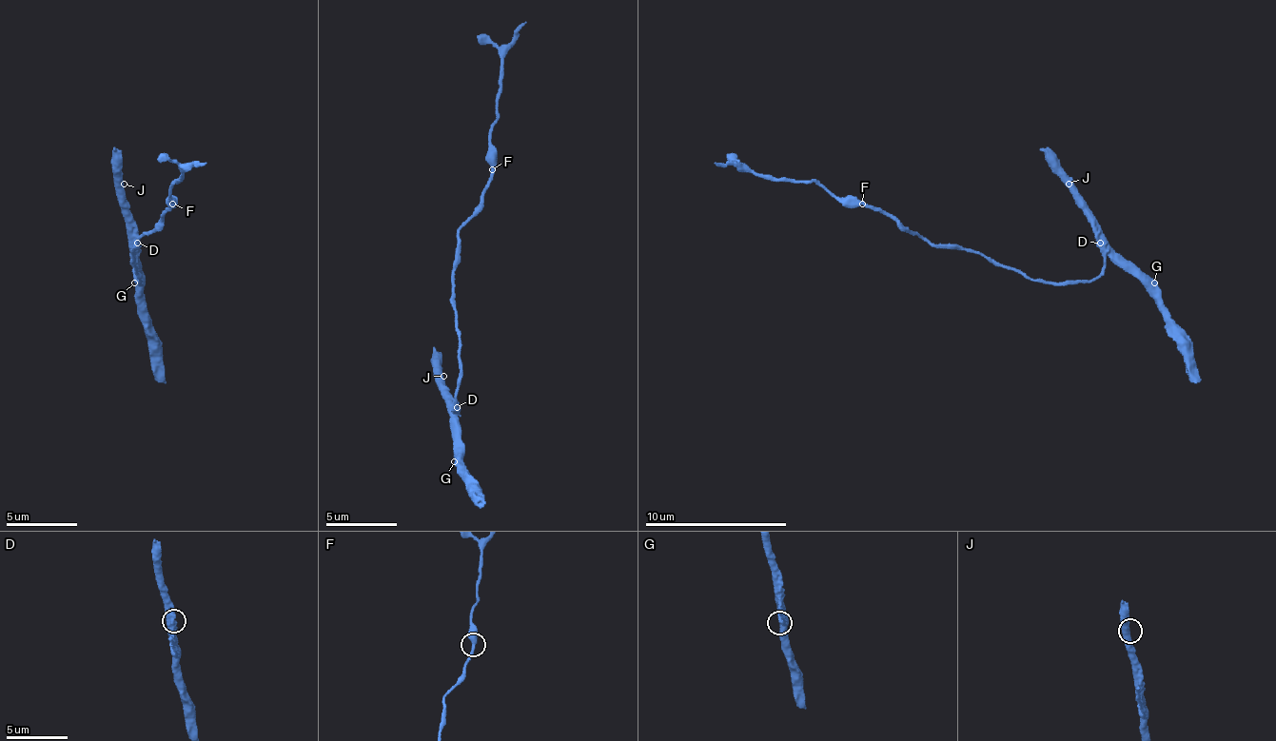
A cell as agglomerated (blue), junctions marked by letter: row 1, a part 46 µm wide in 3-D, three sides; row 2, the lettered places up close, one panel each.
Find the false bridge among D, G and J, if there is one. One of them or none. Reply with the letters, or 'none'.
none

